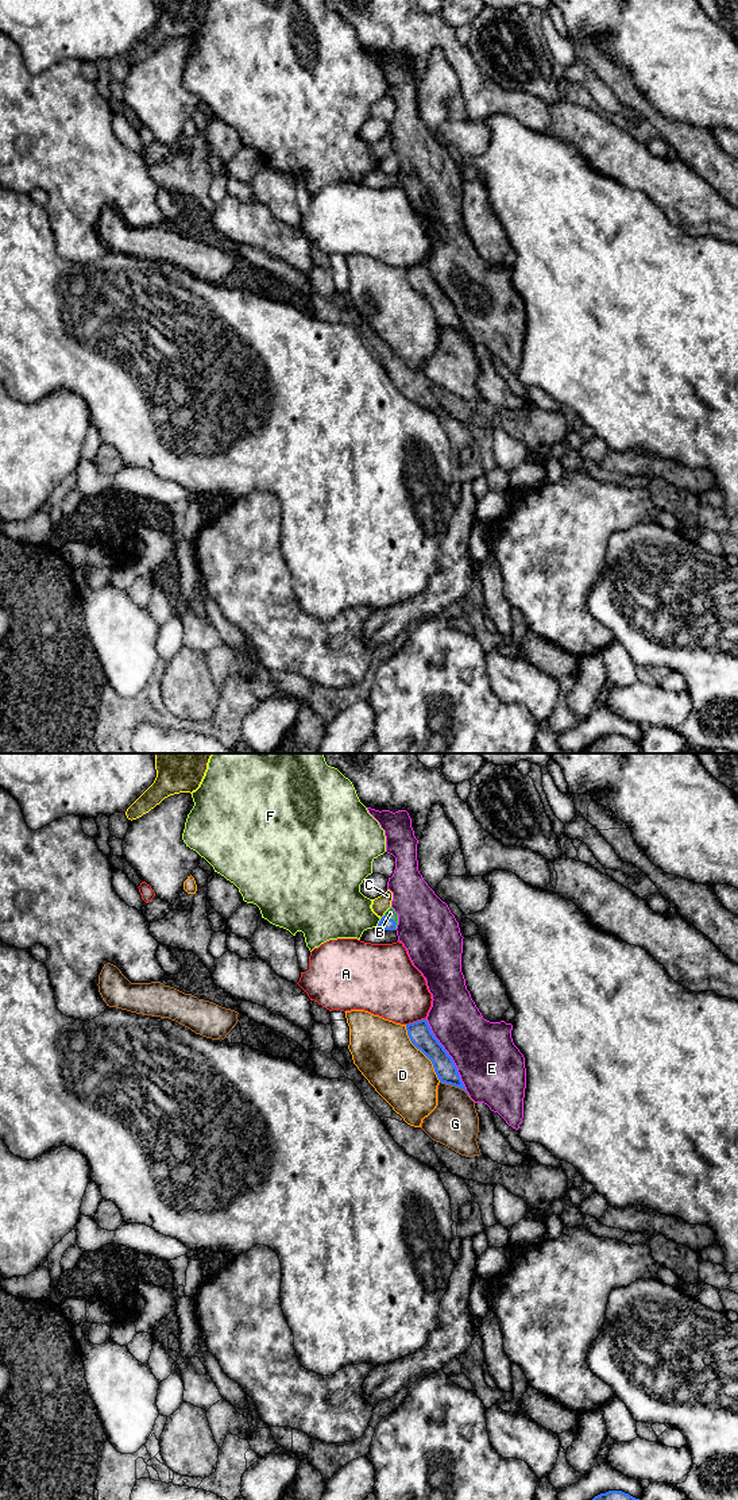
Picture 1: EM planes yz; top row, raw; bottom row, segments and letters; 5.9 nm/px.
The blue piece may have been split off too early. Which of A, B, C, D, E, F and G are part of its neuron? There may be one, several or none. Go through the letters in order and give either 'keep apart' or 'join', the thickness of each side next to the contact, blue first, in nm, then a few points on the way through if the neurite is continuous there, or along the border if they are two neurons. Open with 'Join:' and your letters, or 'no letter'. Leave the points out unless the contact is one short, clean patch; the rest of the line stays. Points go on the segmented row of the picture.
Join: B
A: keep apart; 140 nm thick on the blue side, 360 nm on the other
B: join; 80 nm thick on the blue side, 50 nm on the other; runs through yz (386, 922), (393, 920), (390, 913)
C: keep apart; 80 nm thick on the blue side, 100 nm on the other
D: keep apart; 140 nm thick on the blue side, 360 nm on the other
E: keep apart; 140 nm thick on the blue side, 380 nm on the other
F: keep apart; 80 nm thick on the blue side, 320 nm on the other
G: keep apart; 130 nm thick on the blue side, 280 nm on the other

